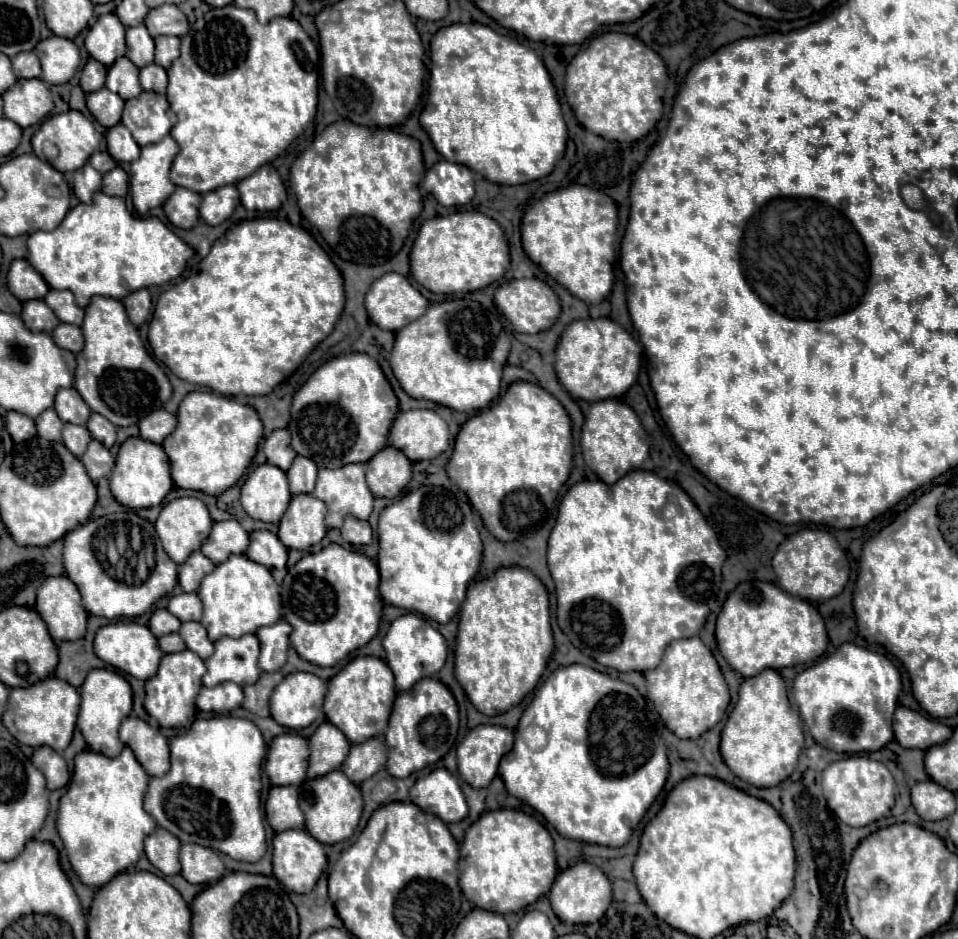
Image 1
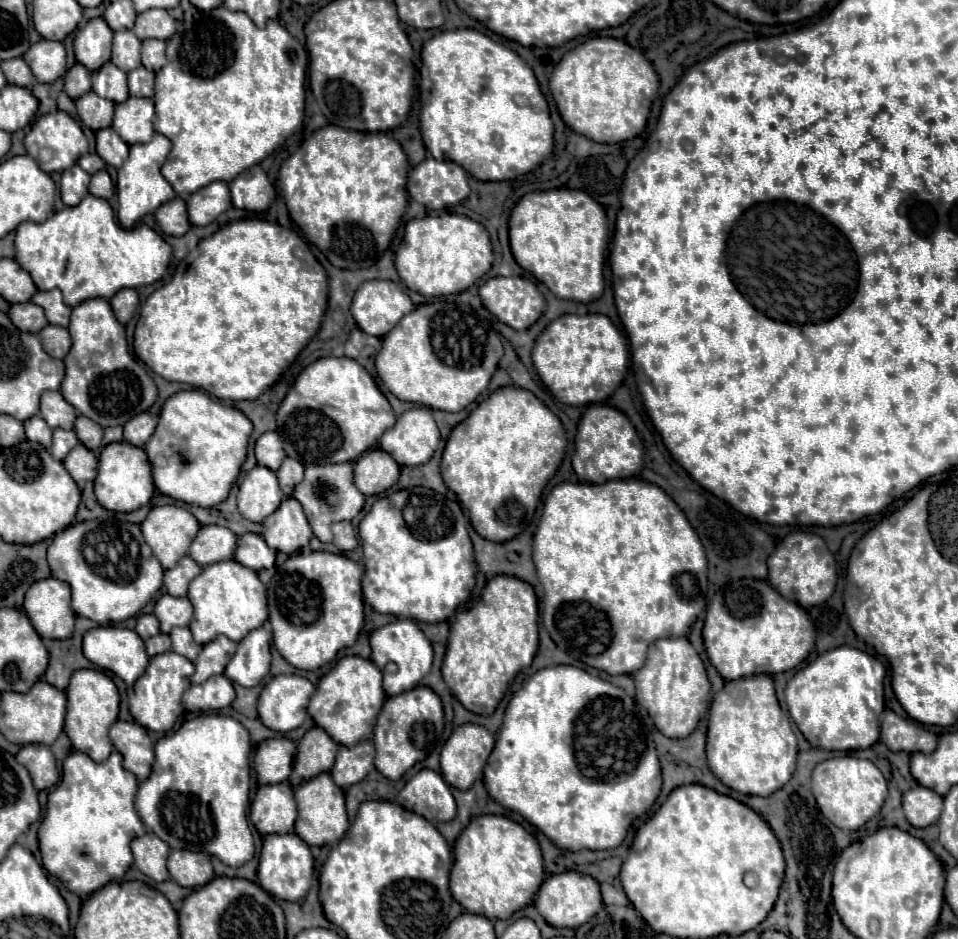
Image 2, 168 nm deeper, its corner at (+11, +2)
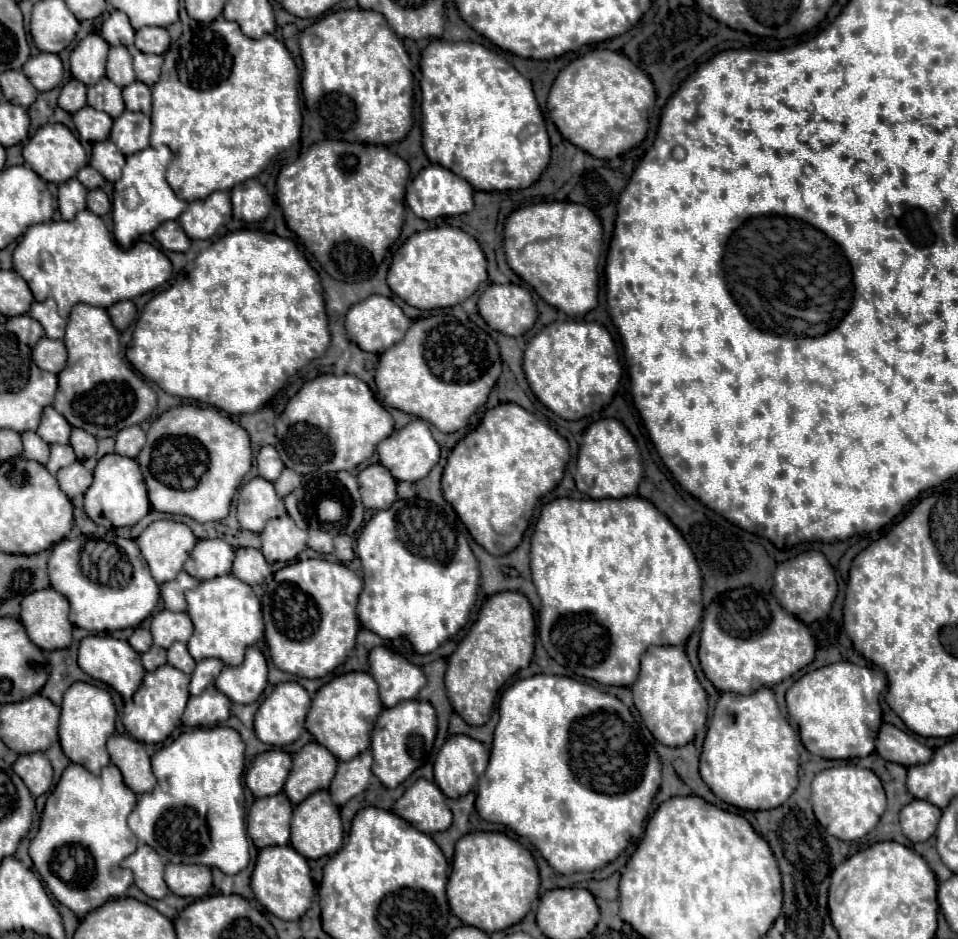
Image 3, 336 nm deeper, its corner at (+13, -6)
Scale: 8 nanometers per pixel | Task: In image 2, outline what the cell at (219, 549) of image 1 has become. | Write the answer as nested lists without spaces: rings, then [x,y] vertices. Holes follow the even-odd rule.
[[[204,526],[190,546],[188,556],[200,566],[208,566],[220,560],[234,558],[236,534],[226,526]]]

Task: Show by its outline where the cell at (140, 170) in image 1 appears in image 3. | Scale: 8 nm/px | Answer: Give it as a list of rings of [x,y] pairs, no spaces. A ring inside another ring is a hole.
[[[150,146],[126,158],[122,178],[114,184],[114,200],[112,200],[114,238],[118,240],[118,244],[122,244],[122,248],[130,248],[130,244],[134,244],[142,234],[154,232],[158,224],[166,220],[176,220],[186,210],[188,202],[180,200],[164,178],[166,164],[170,162],[170,158],[172,158],[172,152],[168,146],[160,146],[160,148]]]

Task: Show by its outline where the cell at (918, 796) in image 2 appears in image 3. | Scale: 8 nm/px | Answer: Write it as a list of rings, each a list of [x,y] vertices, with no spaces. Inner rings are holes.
[[[912,800],[900,810],[902,832],[910,842],[926,842],[942,816],[942,810],[926,800]]]

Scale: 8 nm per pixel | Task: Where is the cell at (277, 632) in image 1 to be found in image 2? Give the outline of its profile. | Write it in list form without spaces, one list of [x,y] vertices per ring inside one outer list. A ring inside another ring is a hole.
[[[264,628],[252,630],[244,640],[238,642],[236,656],[228,662],[224,676],[244,688],[258,686],[270,672],[270,640],[272,636]]]

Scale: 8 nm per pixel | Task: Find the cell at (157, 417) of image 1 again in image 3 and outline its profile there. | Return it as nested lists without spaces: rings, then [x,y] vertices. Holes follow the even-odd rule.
[[[140,426],[124,428],[116,436],[116,454],[136,458],[138,452],[144,448],[144,444],[146,444],[146,434],[144,434],[144,430]]]

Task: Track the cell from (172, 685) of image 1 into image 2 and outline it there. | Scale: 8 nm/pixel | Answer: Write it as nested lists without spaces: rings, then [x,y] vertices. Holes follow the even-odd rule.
[[[164,652],[160,656],[150,658],[148,668],[144,670],[144,674],[136,680],[134,684],[134,694],[128,702],[130,714],[134,716],[134,720],[154,732],[168,732],[172,730],[172,726],[176,724],[178,716],[184,714],[182,708],[182,694],[188,690],[190,686],[190,676],[194,672],[194,664],[190,660],[186,660],[184,656],[176,654],[176,652]]]

